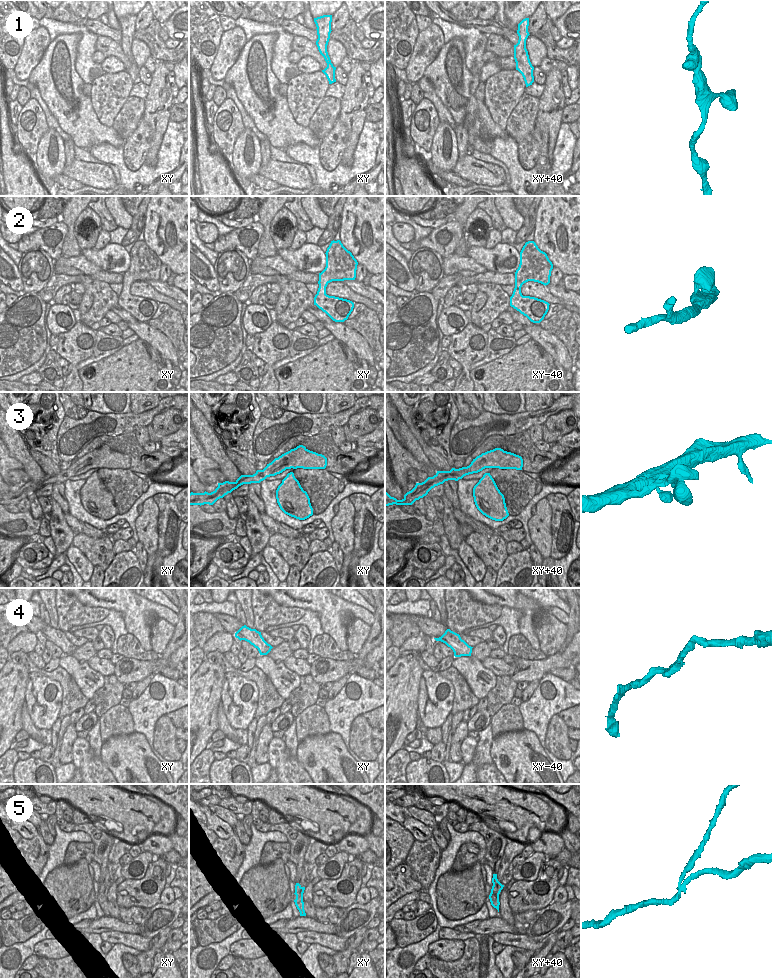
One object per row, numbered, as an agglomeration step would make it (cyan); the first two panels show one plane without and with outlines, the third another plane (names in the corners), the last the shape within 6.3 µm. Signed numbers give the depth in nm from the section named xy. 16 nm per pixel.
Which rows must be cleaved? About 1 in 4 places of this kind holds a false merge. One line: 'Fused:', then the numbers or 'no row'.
Fused: 5.

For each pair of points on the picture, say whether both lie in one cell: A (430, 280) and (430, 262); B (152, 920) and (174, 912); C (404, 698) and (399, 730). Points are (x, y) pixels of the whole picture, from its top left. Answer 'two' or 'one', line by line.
A: one
B: one
C: one

